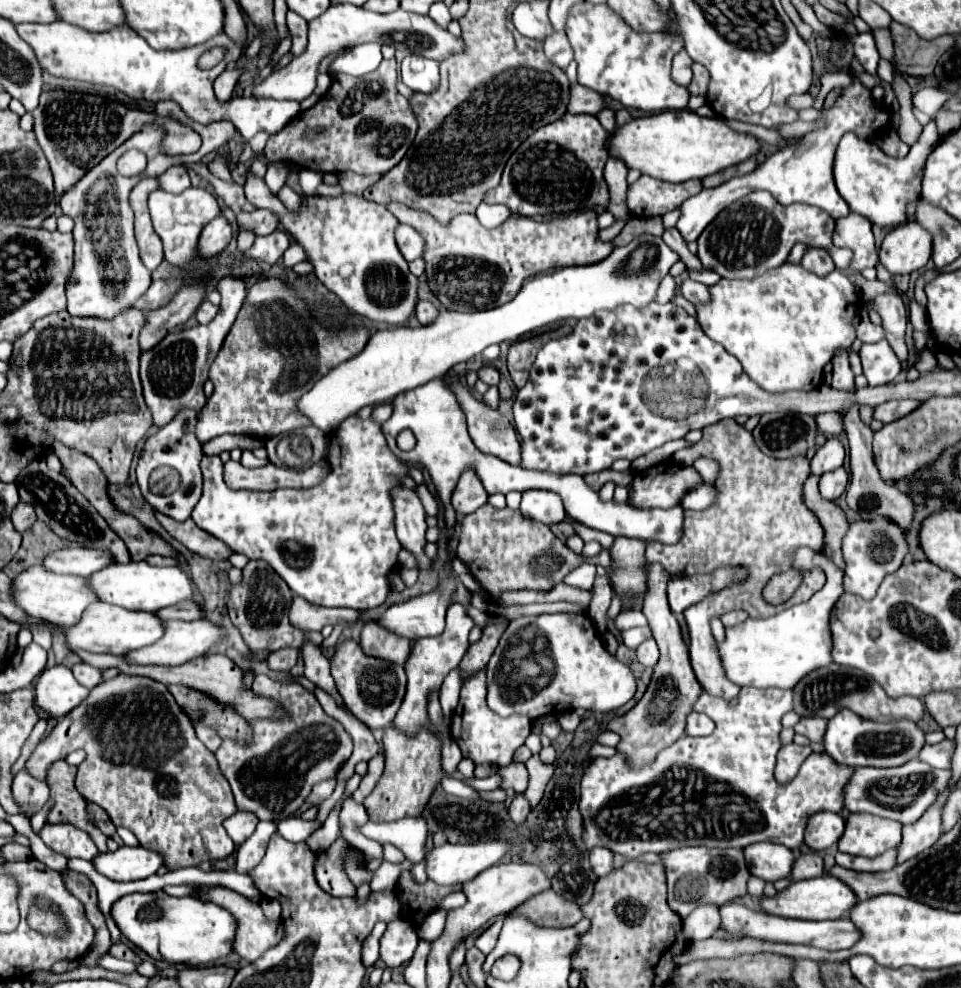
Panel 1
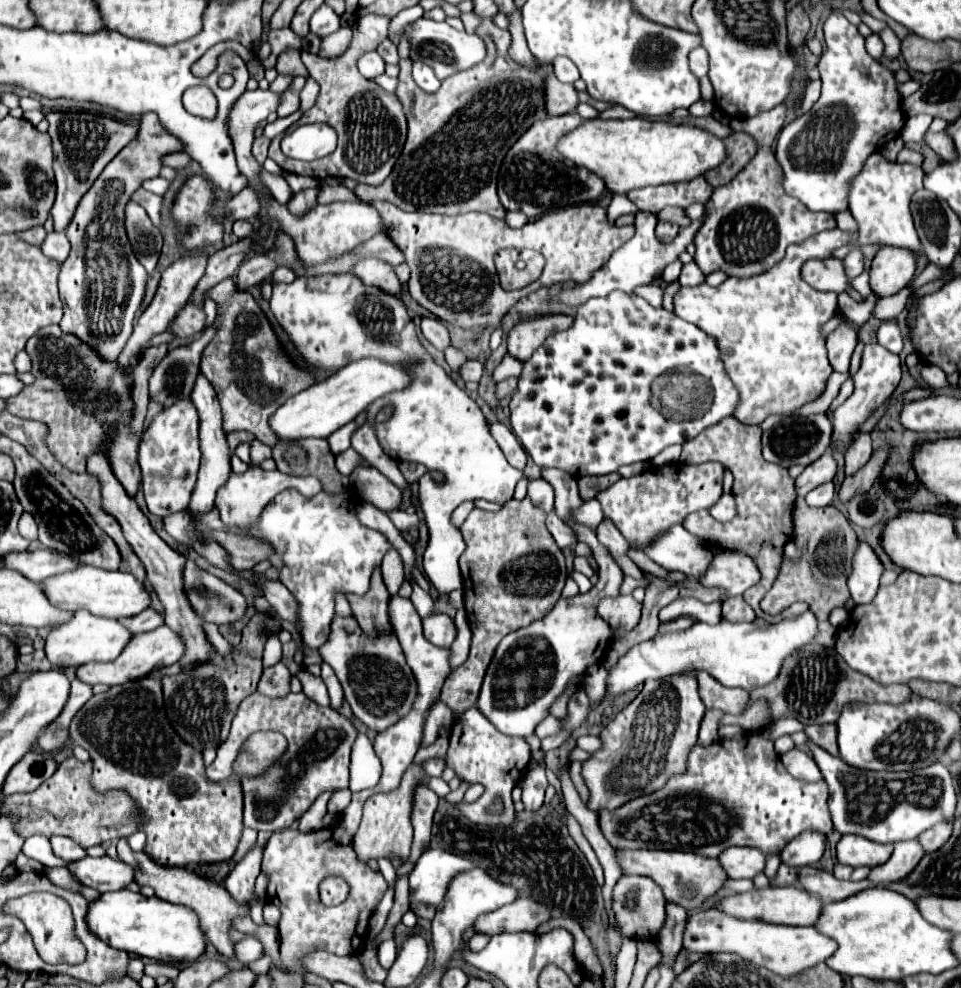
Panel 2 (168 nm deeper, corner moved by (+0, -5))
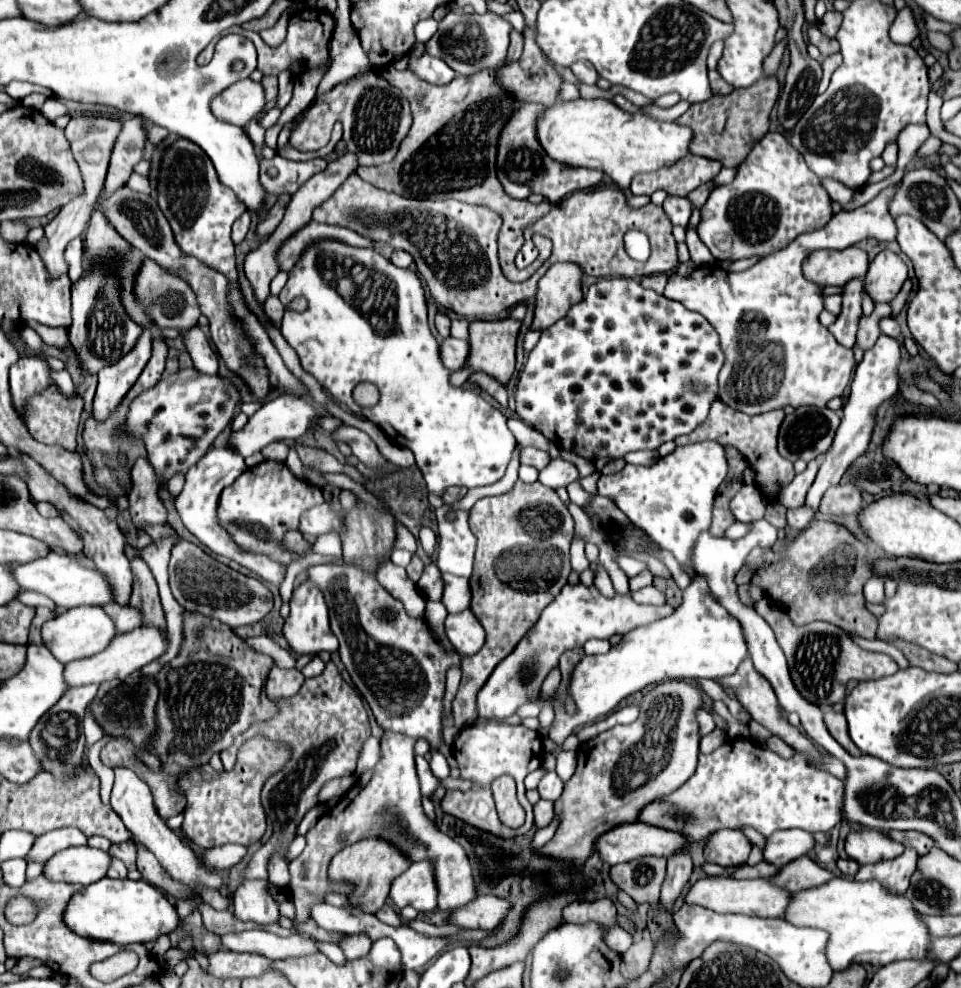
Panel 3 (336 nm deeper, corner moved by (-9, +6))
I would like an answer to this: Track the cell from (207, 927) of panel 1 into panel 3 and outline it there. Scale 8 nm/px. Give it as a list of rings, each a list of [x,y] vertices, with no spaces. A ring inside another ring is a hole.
[[[103,877],[77,891],[63,911],[63,921],[73,933],[79,933],[81,937],[117,945],[149,943],[161,935],[169,935],[179,925],[177,911],[161,889],[149,885],[147,881],[109,877]]]

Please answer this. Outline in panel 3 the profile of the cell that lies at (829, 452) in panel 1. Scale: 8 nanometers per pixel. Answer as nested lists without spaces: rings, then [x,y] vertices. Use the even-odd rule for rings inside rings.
[[[815,459],[815,461],[811,461],[811,463],[807,465],[807,469],[805,469],[803,473],[795,475],[795,479],[793,479],[789,485],[785,485],[785,489],[783,489],[781,495],[779,495],[779,501],[781,501],[787,509],[797,509],[797,507],[803,505],[805,495],[807,495],[807,491],[809,491],[809,487],[811,487],[813,479],[815,479],[815,475],[817,475],[817,469],[819,469],[819,461]]]

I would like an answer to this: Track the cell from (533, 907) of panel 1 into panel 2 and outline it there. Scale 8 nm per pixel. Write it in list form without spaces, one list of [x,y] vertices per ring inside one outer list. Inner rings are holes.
[[[518,898],[514,904],[506,904],[486,916],[478,918],[476,930],[484,934],[502,934],[502,932],[536,932],[538,926],[550,922],[552,914],[544,904],[538,904],[528,898]]]

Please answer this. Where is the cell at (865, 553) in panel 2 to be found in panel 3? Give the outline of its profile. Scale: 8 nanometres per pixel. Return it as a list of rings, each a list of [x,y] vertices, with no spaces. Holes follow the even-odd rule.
[[[871,577],[865,583],[865,601],[881,605],[883,599],[885,599],[885,595],[883,595],[883,579],[881,577]]]

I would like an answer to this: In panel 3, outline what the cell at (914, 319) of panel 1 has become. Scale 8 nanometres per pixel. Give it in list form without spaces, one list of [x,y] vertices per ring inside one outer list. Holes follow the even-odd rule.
[[[767,133],[747,155],[733,183],[719,185],[711,191],[707,203],[701,207],[701,221],[697,233],[709,247],[717,261],[745,259],[753,255],[769,255],[787,247],[797,235],[821,229],[827,223],[827,211],[831,211],[831,197],[821,185],[819,177],[805,165],[803,155],[791,147],[781,133]]]

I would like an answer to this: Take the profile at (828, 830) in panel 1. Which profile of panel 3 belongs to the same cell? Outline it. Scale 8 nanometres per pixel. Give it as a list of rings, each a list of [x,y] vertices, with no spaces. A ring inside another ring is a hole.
[[[799,829],[791,831],[775,831],[771,837],[765,839],[763,861],[771,861],[777,869],[793,861],[795,857],[805,855],[813,847],[813,835],[803,833]]]

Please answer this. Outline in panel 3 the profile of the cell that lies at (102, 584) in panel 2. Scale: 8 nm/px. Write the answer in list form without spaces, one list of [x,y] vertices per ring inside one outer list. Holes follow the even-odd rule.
[[[49,551],[45,557],[39,557],[31,563],[13,567],[11,573],[21,589],[41,593],[41,595],[49,597],[57,607],[63,607],[63,609],[71,609],[71,607],[79,607],[79,605],[103,605],[103,603],[113,601],[107,579],[97,569],[89,569],[89,567],[81,565],[79,559],[75,559],[73,555],[67,555],[67,553]]]

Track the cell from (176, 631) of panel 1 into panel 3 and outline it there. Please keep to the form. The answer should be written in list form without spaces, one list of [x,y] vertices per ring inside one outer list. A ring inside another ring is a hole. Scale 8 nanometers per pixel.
[[[137,627],[131,633],[121,633],[115,635],[111,645],[107,645],[107,649],[103,649],[101,653],[89,657],[89,659],[79,659],[75,663],[67,663],[65,665],[65,683],[69,687],[81,687],[81,685],[89,685],[89,683],[97,683],[101,685],[103,681],[111,681],[111,679],[125,679],[127,675],[139,671],[141,667],[145,667],[147,663],[155,661],[163,651],[167,649],[167,633],[159,631],[155,627]]]

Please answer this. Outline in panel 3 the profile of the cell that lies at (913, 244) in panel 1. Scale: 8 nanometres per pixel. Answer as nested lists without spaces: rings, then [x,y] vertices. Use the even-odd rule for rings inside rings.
[[[885,249],[869,263],[863,289],[873,299],[873,303],[889,303],[899,293],[905,279],[907,279],[905,261],[897,253]]]

